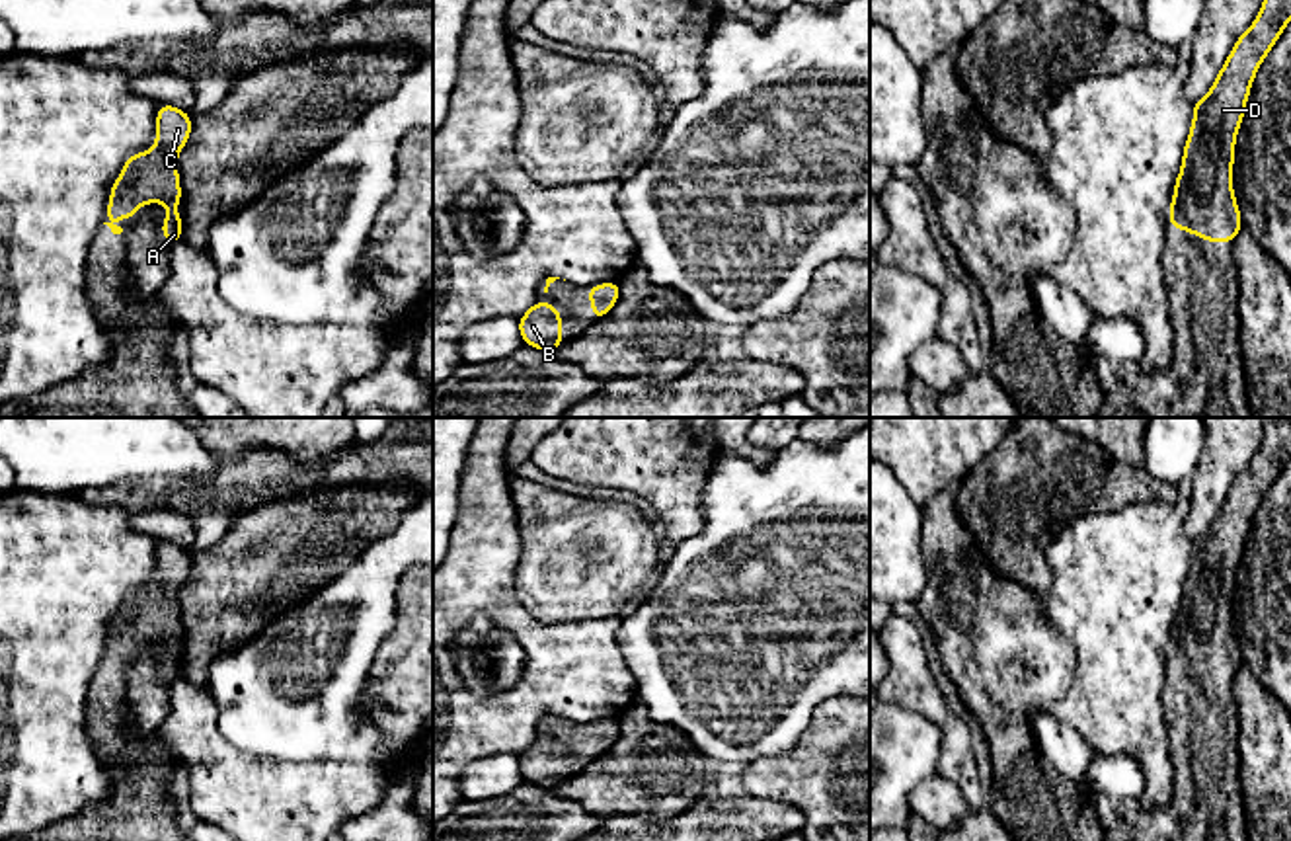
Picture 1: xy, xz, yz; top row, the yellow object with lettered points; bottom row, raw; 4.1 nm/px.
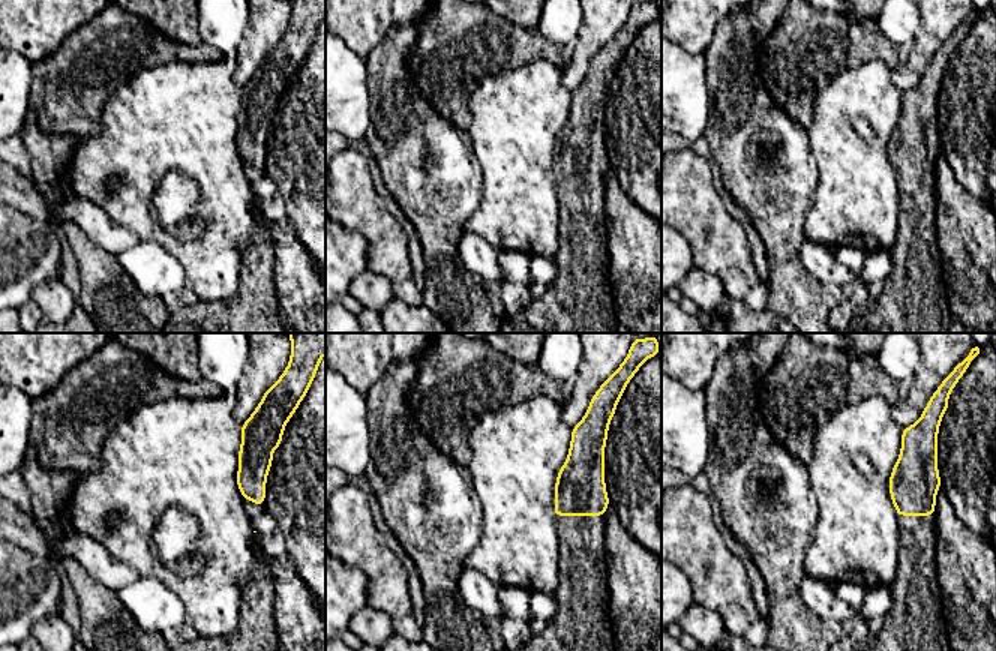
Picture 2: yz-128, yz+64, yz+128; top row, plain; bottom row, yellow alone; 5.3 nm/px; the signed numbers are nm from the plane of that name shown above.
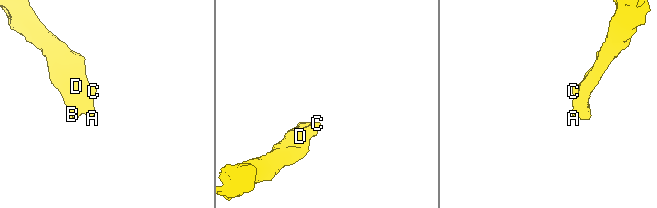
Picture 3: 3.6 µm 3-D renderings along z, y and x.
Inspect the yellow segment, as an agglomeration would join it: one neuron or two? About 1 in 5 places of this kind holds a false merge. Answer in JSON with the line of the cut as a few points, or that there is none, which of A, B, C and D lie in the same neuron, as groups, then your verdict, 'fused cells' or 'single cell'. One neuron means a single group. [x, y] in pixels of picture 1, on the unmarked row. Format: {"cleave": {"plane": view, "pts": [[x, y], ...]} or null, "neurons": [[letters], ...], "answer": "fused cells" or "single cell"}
{"cleave": null, "neurons": [["A", "B", "C", "D"]], "answer": "single cell"}

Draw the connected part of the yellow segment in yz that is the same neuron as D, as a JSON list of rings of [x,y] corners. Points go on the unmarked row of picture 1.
[[[1291,418],[1279,423],[1266,421],[1264,441],[1254,461],[1236,476],[1231,492],[1217,511],[1211,527],[1193,539],[1193,558],[1184,581],[1182,605],[1174,621],[1168,646],[1168,665],[1199,671],[1203,679],[1234,679],[1242,665],[1240,648],[1232,628],[1232,601],[1236,570],[1244,554],[1252,519],[1266,492],[1291,459]]]

